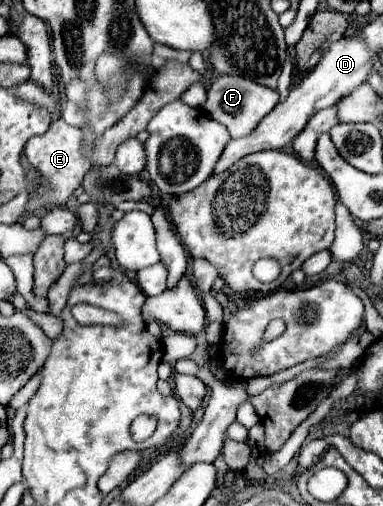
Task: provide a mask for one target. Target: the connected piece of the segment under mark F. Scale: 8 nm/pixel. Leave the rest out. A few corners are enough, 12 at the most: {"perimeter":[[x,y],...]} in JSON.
{"perimeter":[[220,75],[202,109],[232,139],[278,103],[278,91],[244,77]]}

